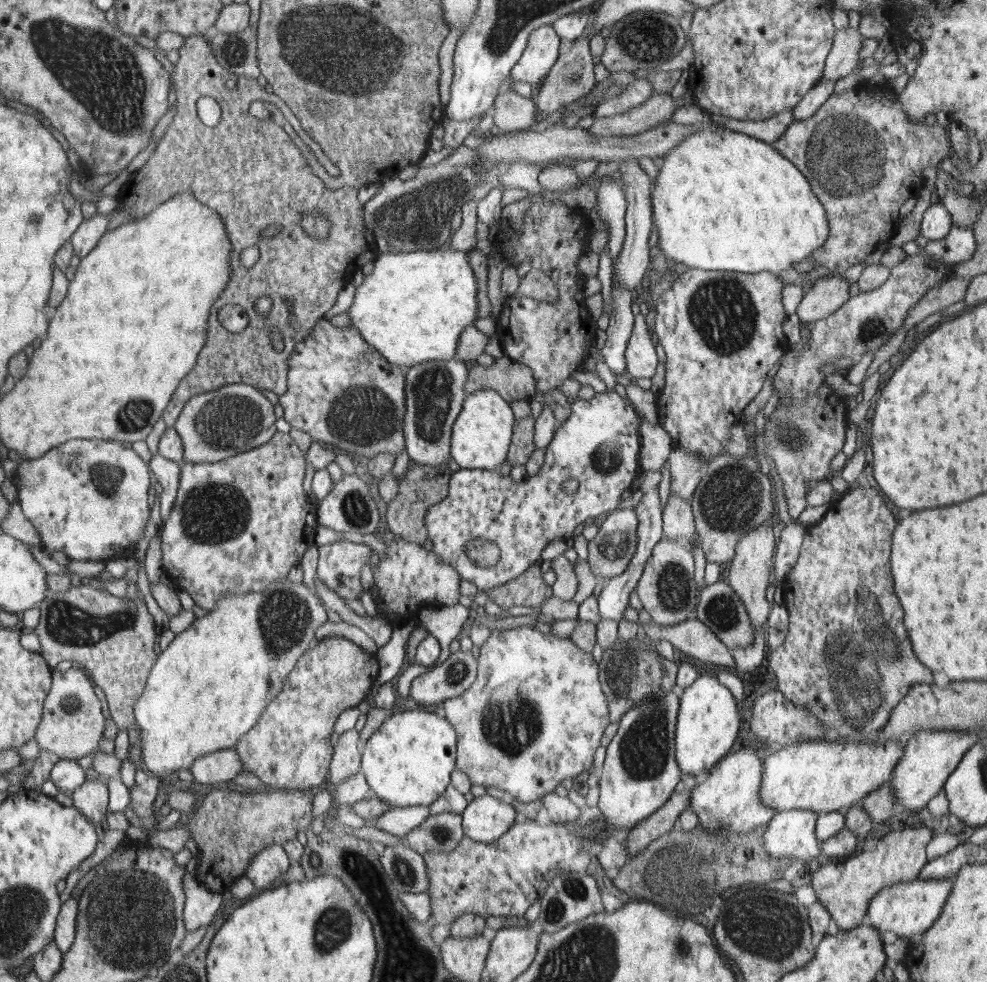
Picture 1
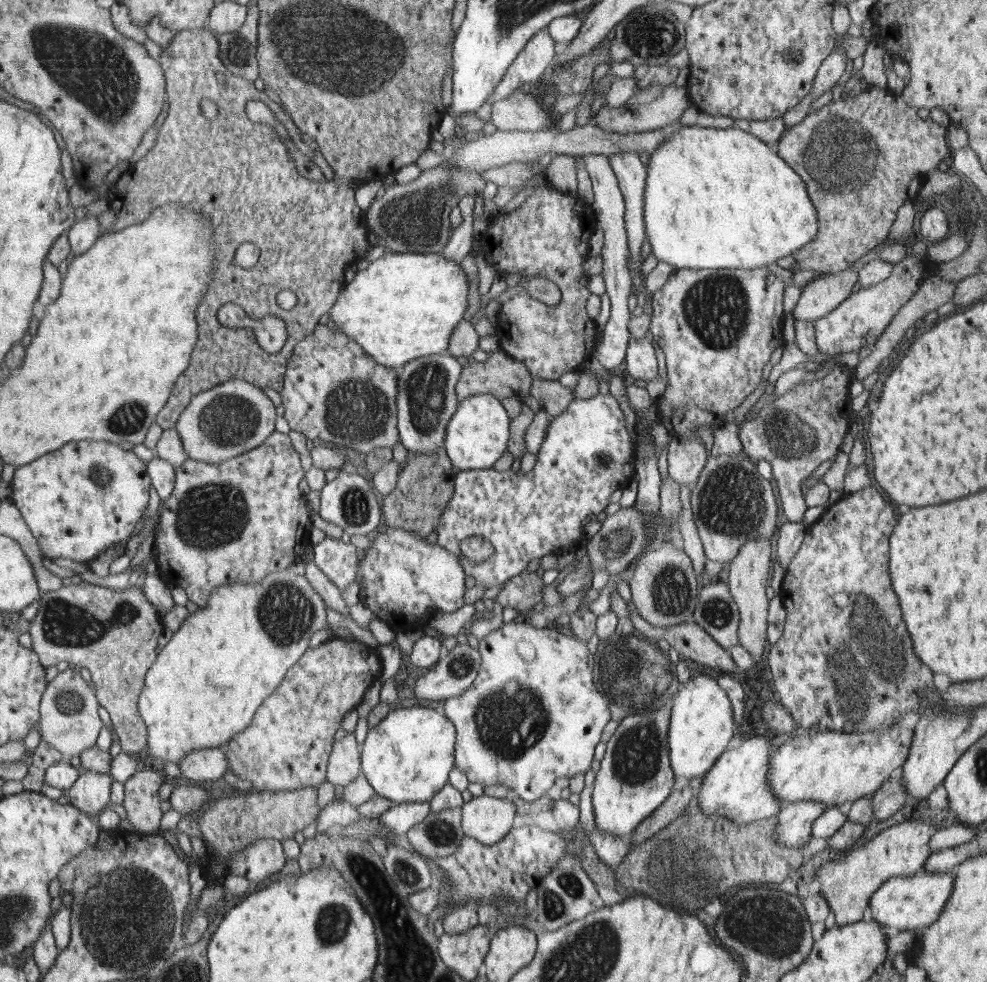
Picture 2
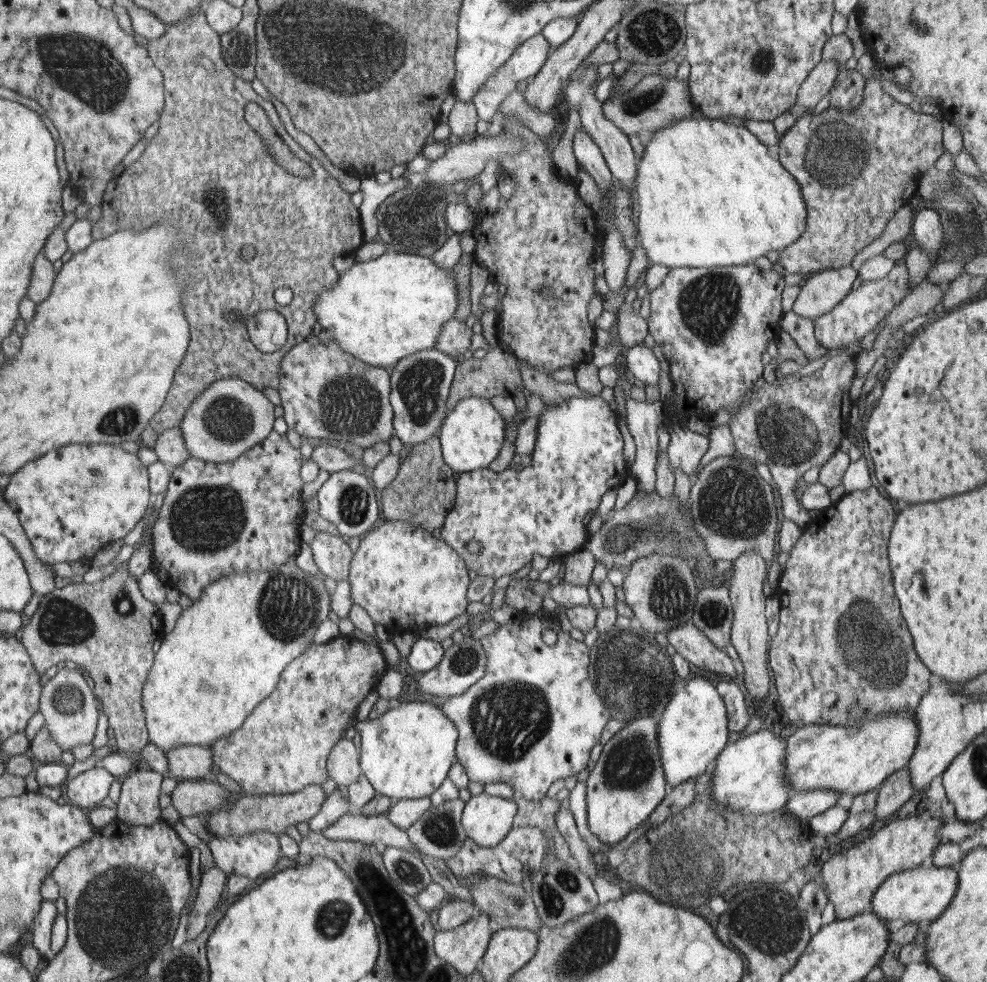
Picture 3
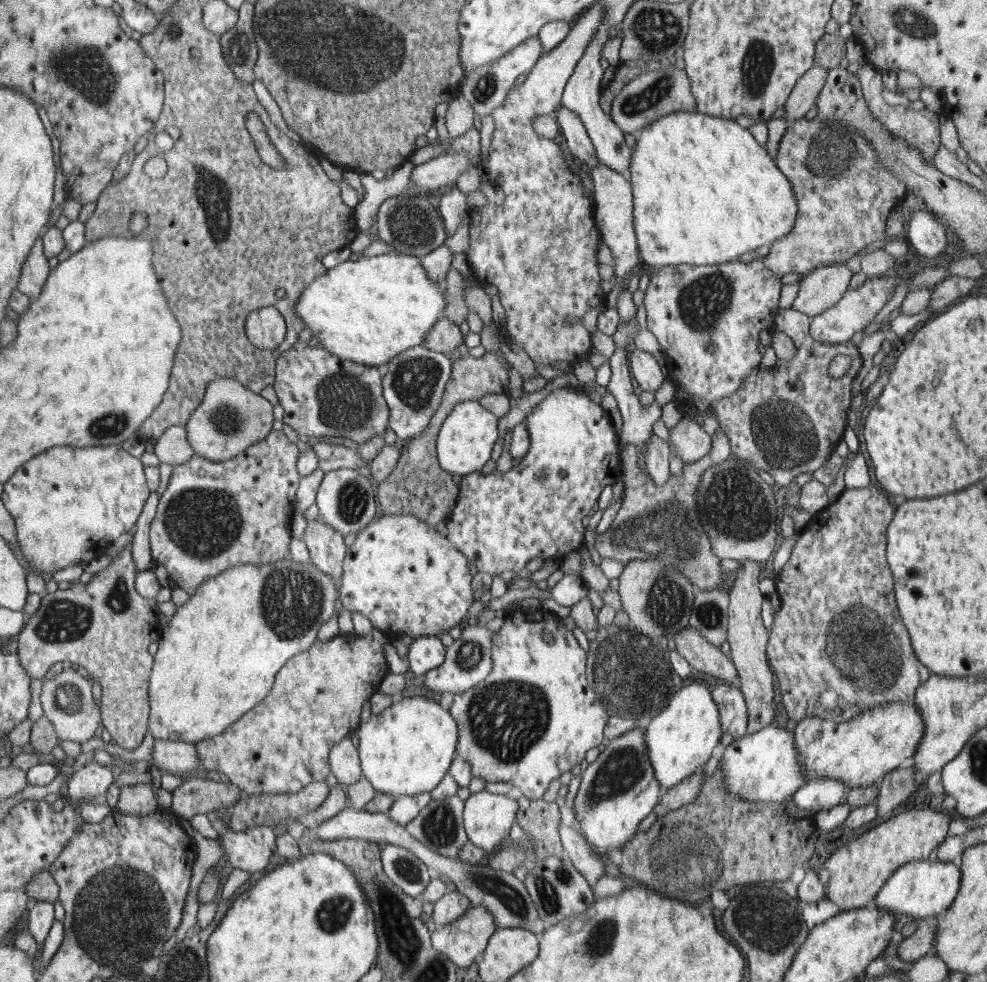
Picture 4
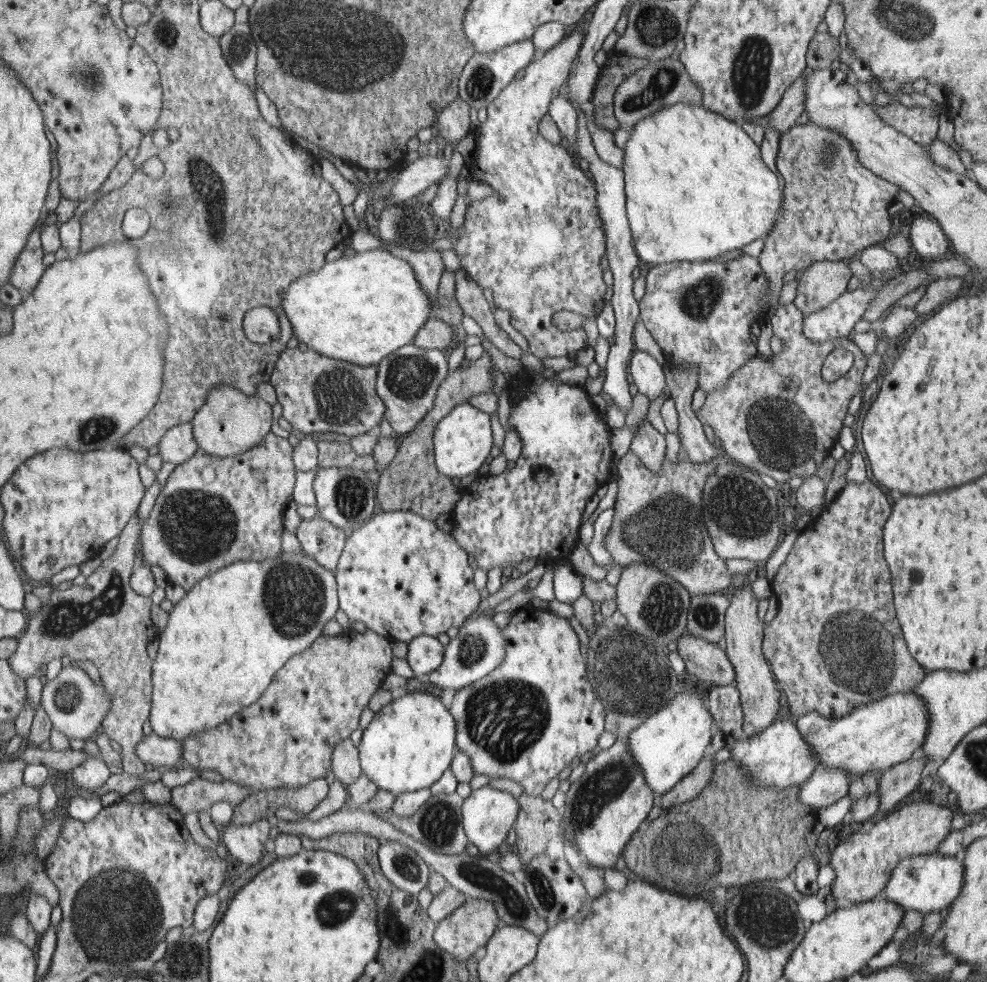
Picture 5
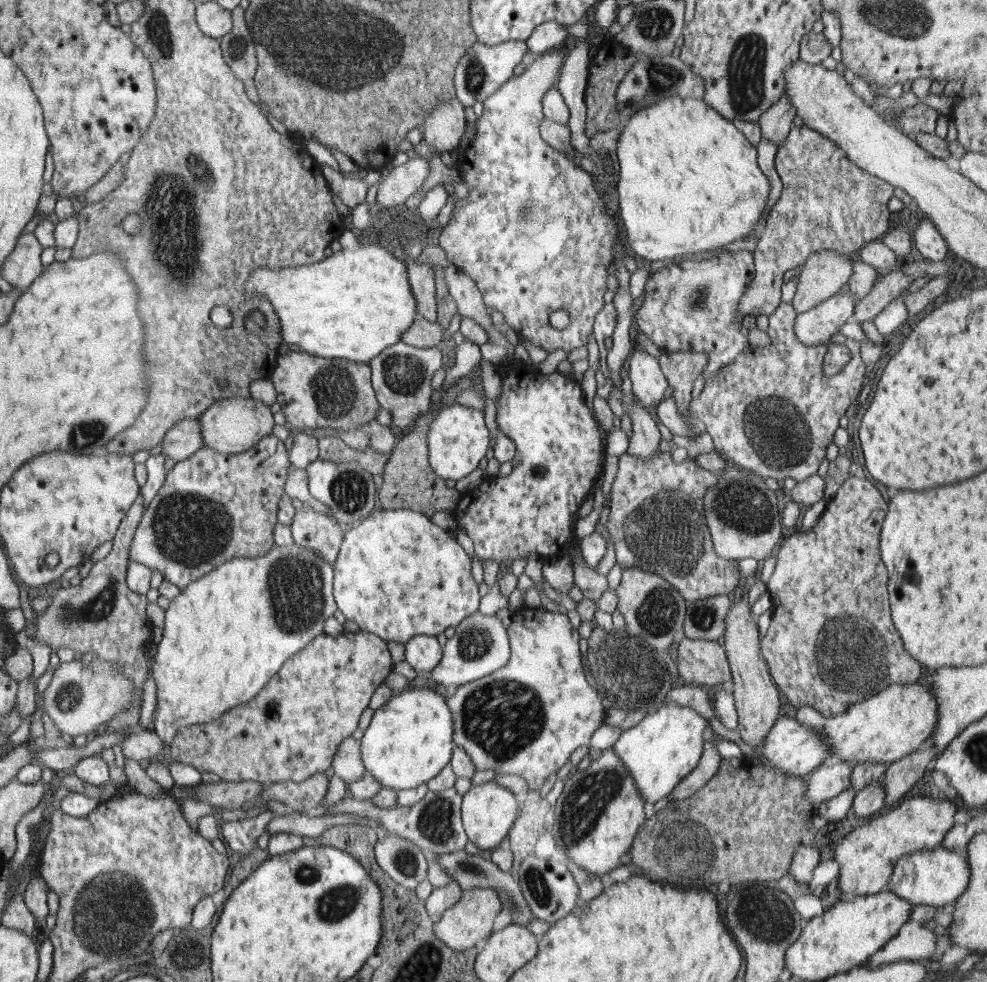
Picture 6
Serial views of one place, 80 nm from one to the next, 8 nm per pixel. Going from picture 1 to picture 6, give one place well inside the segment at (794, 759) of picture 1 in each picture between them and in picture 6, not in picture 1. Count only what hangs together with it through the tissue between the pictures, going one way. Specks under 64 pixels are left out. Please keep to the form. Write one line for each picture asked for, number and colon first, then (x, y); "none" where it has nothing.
2: (828, 766)
3: (853, 759)
4: (860, 752)
5: (873, 737)
6: (890, 725)

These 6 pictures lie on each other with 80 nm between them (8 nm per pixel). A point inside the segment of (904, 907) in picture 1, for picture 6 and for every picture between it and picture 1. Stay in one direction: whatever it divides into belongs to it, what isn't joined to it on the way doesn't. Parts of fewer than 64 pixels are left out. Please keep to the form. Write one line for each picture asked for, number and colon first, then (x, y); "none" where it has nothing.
2: (914, 902)
3: (920, 895)
4: (922, 889)
5: (929, 883)
6: (937, 877)

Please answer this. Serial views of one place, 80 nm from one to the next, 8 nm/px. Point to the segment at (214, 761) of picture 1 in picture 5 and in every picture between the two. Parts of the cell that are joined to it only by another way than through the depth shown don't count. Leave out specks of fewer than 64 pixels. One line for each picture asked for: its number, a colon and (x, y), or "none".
2: (207, 764)
3: (194, 761)
4: (176, 757)
5: (163, 753)

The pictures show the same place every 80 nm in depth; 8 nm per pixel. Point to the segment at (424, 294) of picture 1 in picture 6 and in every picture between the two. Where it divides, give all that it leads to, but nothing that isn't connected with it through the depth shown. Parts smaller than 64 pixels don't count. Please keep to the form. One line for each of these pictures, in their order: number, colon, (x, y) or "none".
2: (403, 306)
3: (382, 310)
4: (370, 310)
5: (361, 308)
6: (357, 302)

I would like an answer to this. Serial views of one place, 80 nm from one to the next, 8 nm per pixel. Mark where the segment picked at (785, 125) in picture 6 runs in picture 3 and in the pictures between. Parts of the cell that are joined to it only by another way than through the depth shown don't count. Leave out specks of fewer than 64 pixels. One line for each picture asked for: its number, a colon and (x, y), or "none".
3: (817, 86)
4: (804, 96)
5: (792, 106)

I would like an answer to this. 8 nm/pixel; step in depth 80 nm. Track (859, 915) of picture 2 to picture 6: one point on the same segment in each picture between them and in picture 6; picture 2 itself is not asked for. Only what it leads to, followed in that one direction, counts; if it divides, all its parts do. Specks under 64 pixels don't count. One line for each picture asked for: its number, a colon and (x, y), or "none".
3: (850, 879)
4: (857, 870)
5: (862, 863)
6: (866, 856)

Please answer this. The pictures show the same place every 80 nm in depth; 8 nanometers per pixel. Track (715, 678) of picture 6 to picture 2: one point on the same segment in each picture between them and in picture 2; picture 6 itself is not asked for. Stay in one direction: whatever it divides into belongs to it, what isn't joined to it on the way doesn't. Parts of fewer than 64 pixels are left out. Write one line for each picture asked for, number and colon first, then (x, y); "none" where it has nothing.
2: (693, 642)
3: (688, 641)
4: (705, 657)
5: (709, 663)

